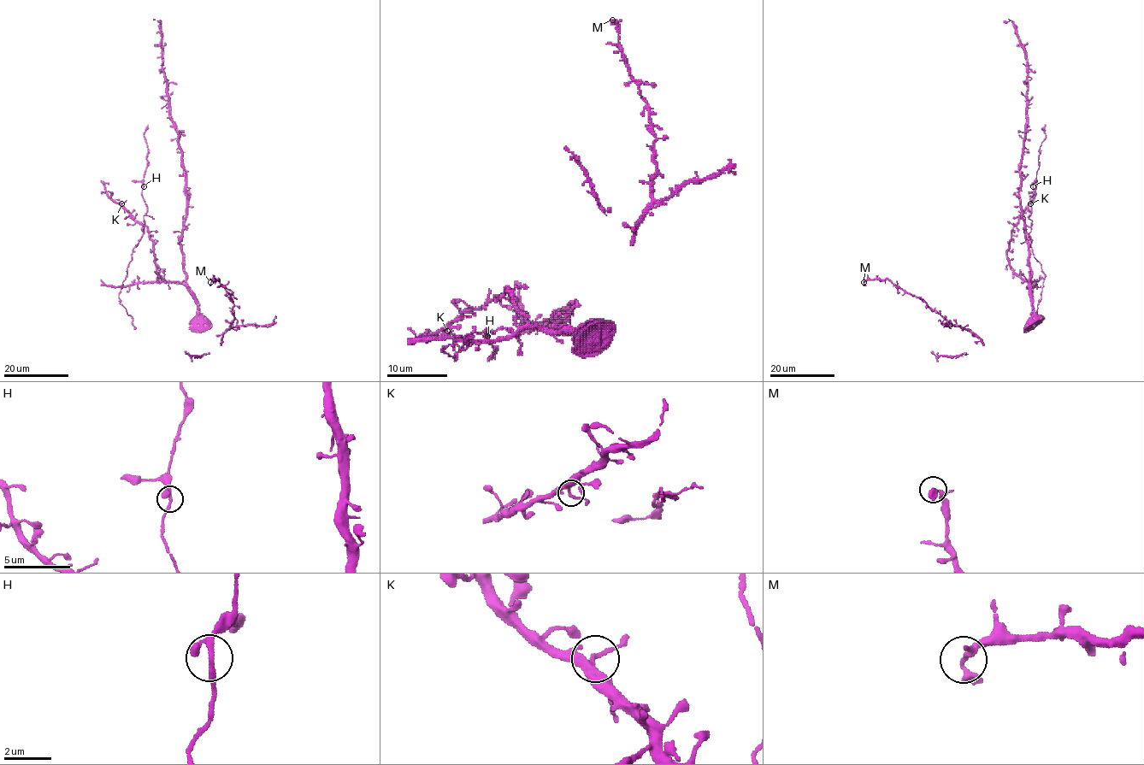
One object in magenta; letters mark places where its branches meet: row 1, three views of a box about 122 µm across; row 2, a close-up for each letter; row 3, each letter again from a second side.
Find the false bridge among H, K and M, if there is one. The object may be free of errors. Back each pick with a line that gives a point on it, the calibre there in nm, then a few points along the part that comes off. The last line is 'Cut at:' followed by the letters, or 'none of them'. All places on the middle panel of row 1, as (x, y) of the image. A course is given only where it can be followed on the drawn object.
Cut at: none of them

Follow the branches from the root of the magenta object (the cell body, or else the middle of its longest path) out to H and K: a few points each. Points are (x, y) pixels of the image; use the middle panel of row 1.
H: (561, 329), (457, 339), (448, 355), (456, 358), (468, 333), (493, 332), (487, 335)
K: (561, 329), (565, 332), (535, 329), (505, 289), (492, 301), (468, 308), (447, 331)

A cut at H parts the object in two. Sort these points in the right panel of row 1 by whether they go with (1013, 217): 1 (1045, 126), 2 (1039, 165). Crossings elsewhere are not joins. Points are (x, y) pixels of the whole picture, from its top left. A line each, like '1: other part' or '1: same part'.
1: other part
2: other part

